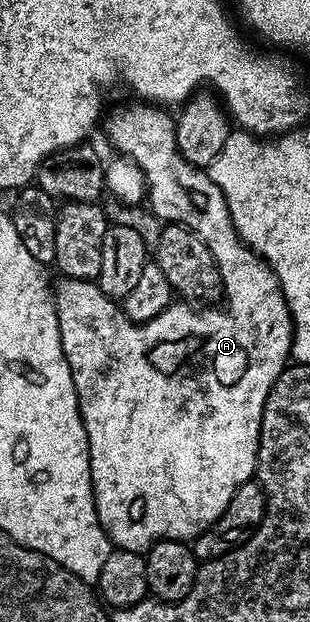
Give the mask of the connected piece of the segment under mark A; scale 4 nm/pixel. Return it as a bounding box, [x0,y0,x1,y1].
[54,103,294,554]

